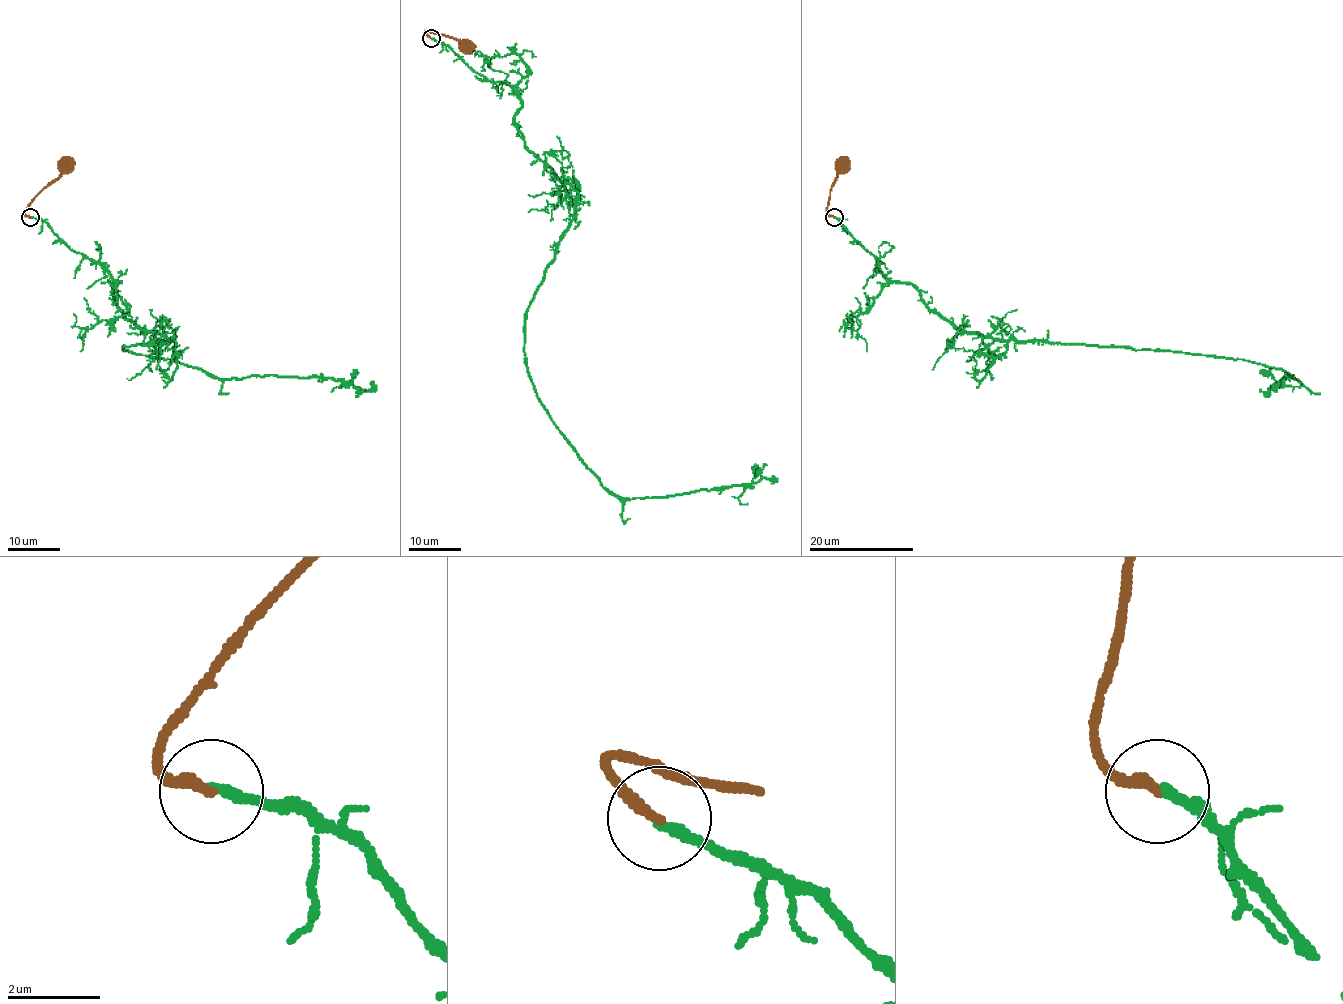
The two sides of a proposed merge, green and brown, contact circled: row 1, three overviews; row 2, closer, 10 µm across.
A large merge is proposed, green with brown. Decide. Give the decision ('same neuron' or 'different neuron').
different neuron

